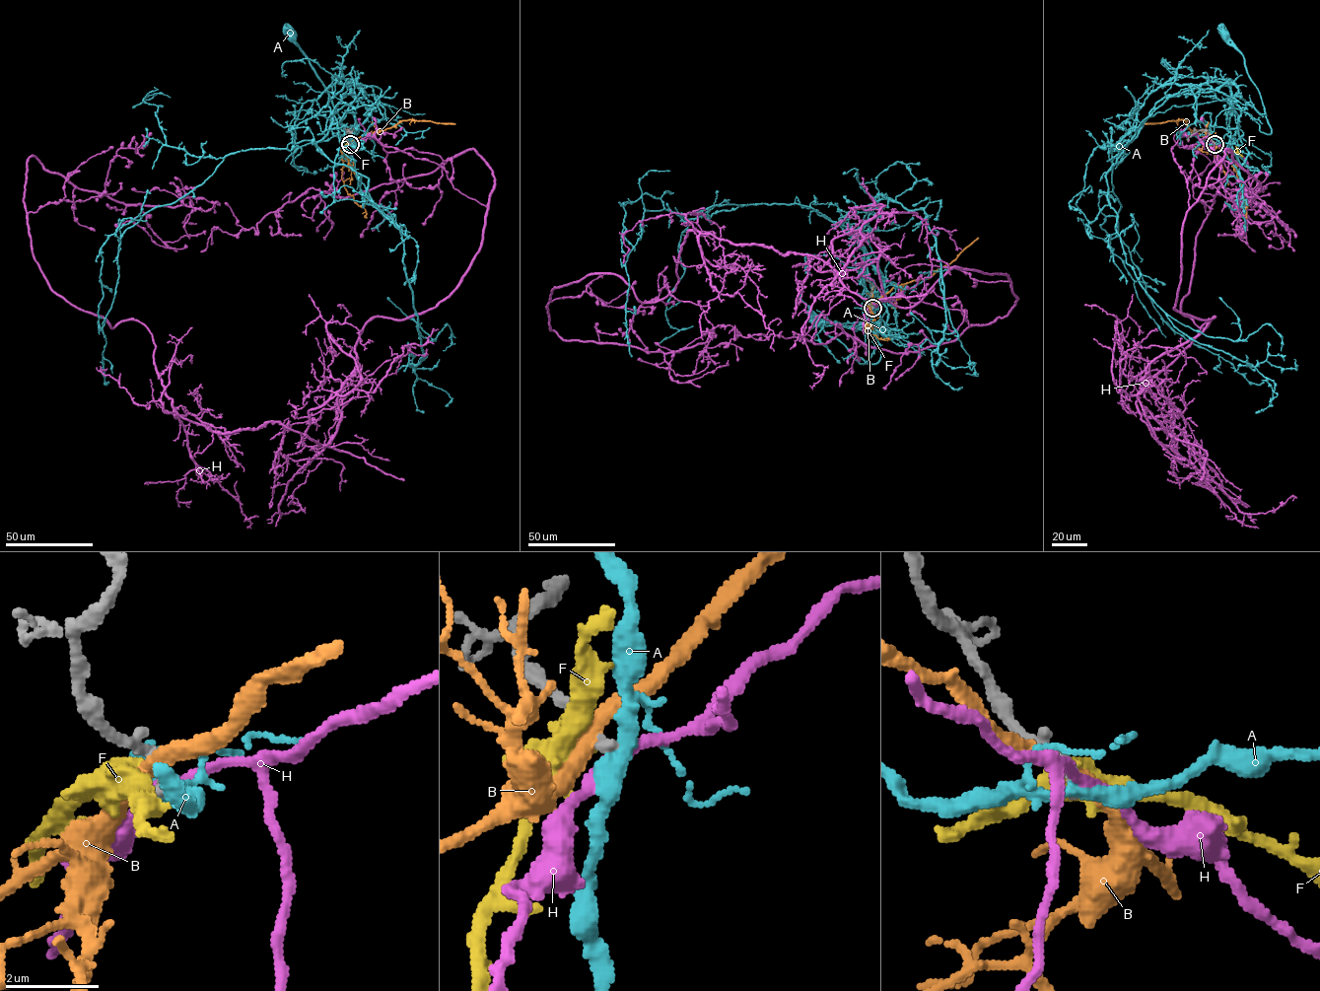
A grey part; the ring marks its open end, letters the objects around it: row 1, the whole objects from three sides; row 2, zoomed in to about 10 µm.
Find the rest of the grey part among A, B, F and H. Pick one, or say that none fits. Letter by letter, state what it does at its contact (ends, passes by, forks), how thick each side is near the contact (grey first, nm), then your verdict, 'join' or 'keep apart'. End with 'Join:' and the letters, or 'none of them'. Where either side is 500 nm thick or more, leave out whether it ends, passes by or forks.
A: it passes by; calibres 280 and 360 nm; keep apart
B: it passes by; calibres 320 and 340 nm; keep apart
F: it passes by; calibres 320 and 400 nm; keep apart
H: it passes by; calibres 280 and 240 nm; keep apart
Join: none of them

